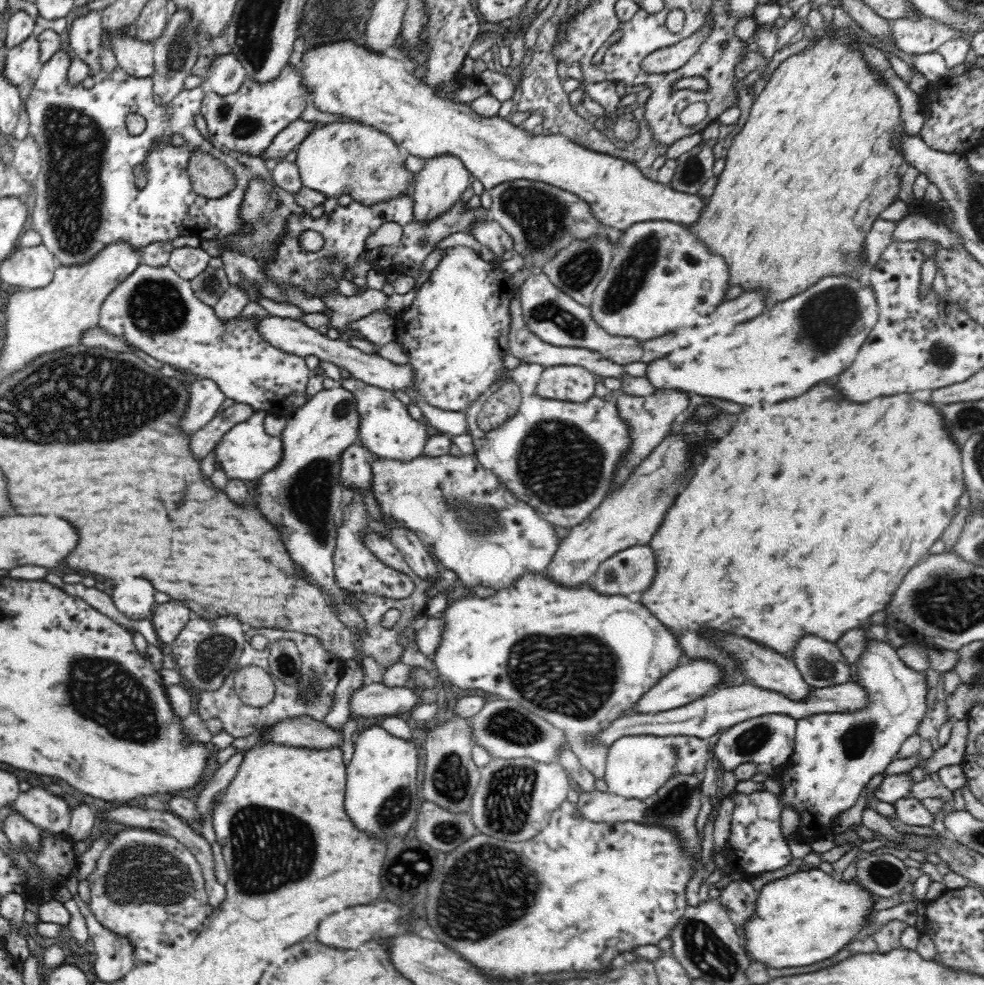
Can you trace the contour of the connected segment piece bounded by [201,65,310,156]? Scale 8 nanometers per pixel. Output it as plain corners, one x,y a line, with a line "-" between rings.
286,65
285,69
270,82
256,83
247,77
242,86
234,93
228,96
216,95
214,92
206,91
203,101
201,102
201,115
206,122
208,134
218,146
226,146
230,150
242,152
252,156
260,156
264,148
274,140
274,136
284,130
288,124
292,124
300,118
306,105
310,104
306,85
302,85
302,77
298,75
296,67

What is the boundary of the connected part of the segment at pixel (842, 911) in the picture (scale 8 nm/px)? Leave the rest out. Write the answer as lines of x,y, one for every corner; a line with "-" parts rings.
806,869
782,876
758,890
750,918
742,922
742,944
748,956
770,966
790,968
808,966
834,956
854,940
872,912
872,894
853,883
836,881
820,869

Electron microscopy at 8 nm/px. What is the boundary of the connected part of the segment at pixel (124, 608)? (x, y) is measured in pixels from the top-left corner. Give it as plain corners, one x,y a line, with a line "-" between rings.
130,578
115,584
112,590
112,603
128,619
148,619
154,604
154,587
144,578

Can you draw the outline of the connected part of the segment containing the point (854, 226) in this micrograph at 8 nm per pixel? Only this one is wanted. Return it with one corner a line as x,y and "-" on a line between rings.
816,39
811,49
804,49
796,55
784,60
774,70
770,80
766,83
758,98
752,103
748,118
734,136
726,152
722,172
717,176
713,194
707,199
700,217
688,230
697,237
699,242
710,251
713,256
724,258
728,266
728,286
739,286
741,293
758,291
764,299
764,308
772,308
776,303
788,300
804,290
814,286
822,278
854,278
858,280
866,262
862,259
865,241
872,228
872,224
879,220
878,215
897,198
900,190
900,175
905,169
904,157
896,149
896,136
905,134
900,121
900,108
893,91
880,82
880,75
876,69
869,67
866,59
860,57
858,51
848,49
842,41
830,39

